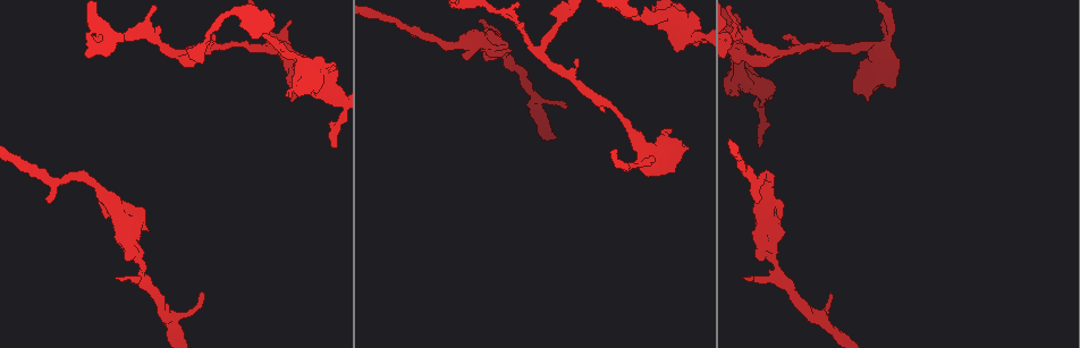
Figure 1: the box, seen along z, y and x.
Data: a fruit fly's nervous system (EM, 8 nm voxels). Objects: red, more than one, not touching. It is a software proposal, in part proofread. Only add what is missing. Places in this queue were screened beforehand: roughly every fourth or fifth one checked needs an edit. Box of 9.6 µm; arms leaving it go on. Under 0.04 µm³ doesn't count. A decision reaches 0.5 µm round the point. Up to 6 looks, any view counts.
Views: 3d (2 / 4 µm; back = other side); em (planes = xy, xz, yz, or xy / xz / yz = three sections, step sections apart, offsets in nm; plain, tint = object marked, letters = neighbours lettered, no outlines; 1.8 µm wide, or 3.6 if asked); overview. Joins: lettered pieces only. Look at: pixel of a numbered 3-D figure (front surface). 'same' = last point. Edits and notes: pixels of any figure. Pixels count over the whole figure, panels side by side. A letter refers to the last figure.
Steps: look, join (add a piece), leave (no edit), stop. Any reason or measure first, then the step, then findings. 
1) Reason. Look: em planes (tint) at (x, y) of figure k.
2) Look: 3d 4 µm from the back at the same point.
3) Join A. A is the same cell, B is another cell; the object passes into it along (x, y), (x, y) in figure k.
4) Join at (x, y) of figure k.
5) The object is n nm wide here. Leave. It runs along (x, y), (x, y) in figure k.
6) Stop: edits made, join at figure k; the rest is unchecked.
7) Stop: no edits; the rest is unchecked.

Arms part here. Look: em 3.6 µm yz step 8 (tint) at (776, 52) of figure 1.

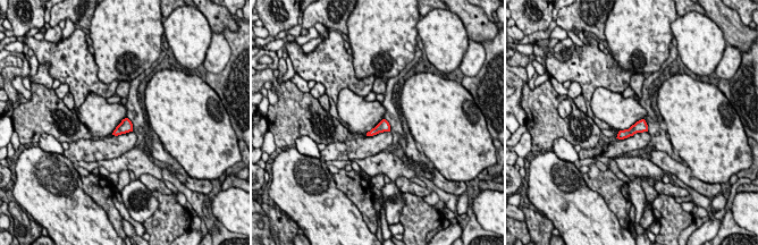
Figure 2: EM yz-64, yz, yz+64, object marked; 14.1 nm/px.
What lies round it. Look: em 3.6 µm yz step 8 (letters) at the same point.

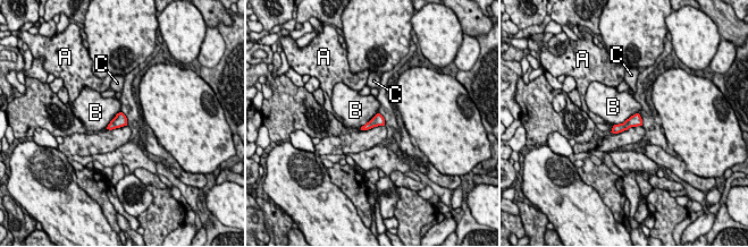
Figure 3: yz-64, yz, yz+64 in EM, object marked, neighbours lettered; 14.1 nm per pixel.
The longest contact is with B, 400 nm. Leave. A, B and C are other cells; a border runs along (637, 112), (613, 126) in figure 3; none of them fits.

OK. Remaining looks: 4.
Free end. Look: em planes (letters) at (637, 13) of figure 1.

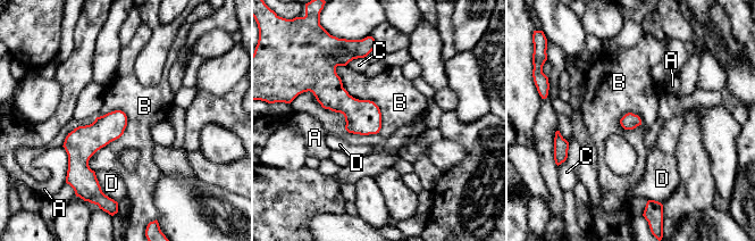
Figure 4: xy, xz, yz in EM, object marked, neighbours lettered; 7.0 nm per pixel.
The longest contact is with B, 600 nm. Leave. A, B, C and D are other cells; none of them fits.

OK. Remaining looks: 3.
Free end. Look: 3d 4 µm at (759, 144) of figure 1.

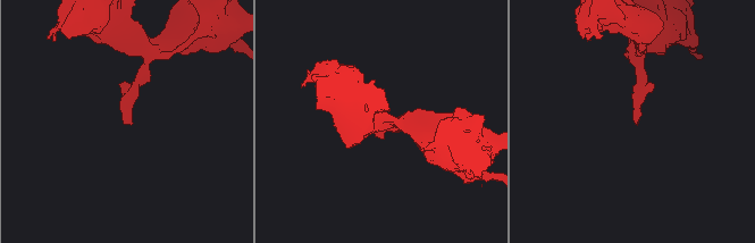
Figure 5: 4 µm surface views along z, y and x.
Shape alone is not enough. Look: em xy step 4 (tint) at (131, 121) of figure 5.

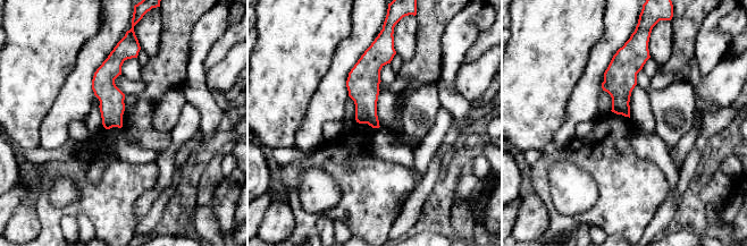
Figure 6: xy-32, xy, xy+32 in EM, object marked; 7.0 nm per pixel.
Cut it another way. Look: em planes (letters) at the same point.

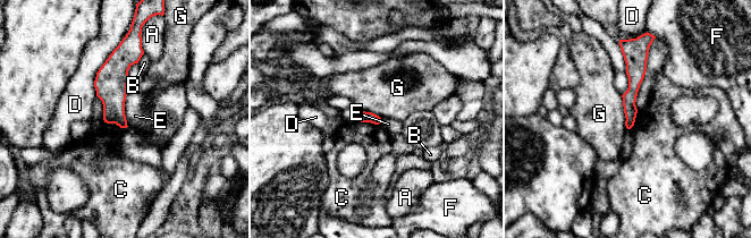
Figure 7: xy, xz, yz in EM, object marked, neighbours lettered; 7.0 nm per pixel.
The longest contact is with D, 420 nm. Leave. A, B, C, D, E, F and G are other cells; no lettered piece goes on from it.

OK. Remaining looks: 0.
Stop: no edits; the rest is unchecked.

